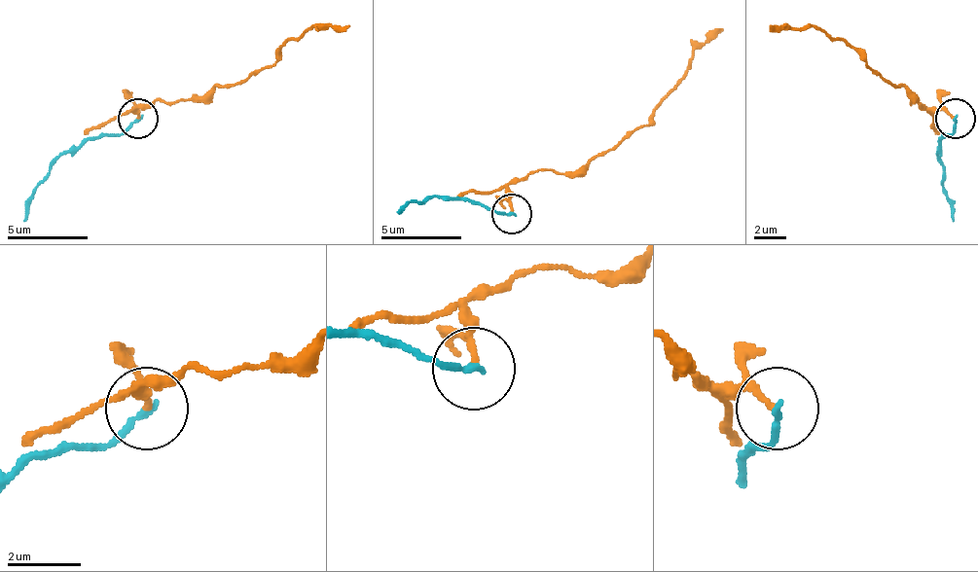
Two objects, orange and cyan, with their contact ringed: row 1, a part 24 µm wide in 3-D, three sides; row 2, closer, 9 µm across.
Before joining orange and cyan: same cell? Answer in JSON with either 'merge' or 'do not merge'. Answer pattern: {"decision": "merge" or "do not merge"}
{"decision": "do not merge"}

